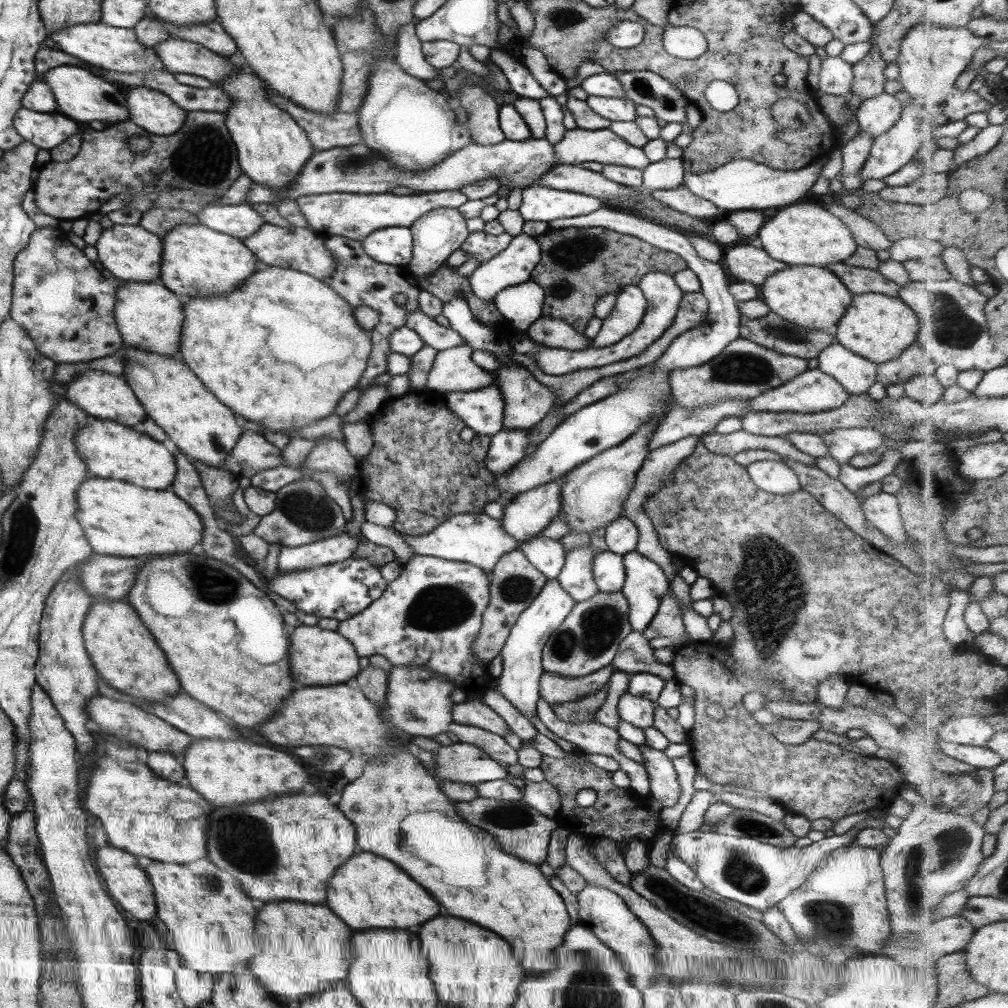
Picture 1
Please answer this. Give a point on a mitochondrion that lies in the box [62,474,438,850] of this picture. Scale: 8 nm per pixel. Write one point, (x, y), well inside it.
(306, 510)

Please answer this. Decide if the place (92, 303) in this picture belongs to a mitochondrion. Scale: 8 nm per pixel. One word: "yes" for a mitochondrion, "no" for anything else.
no

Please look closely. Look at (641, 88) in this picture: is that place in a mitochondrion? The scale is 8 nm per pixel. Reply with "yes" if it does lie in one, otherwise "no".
yes

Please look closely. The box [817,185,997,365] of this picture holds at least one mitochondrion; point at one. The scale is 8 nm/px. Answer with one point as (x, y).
(953, 327)

